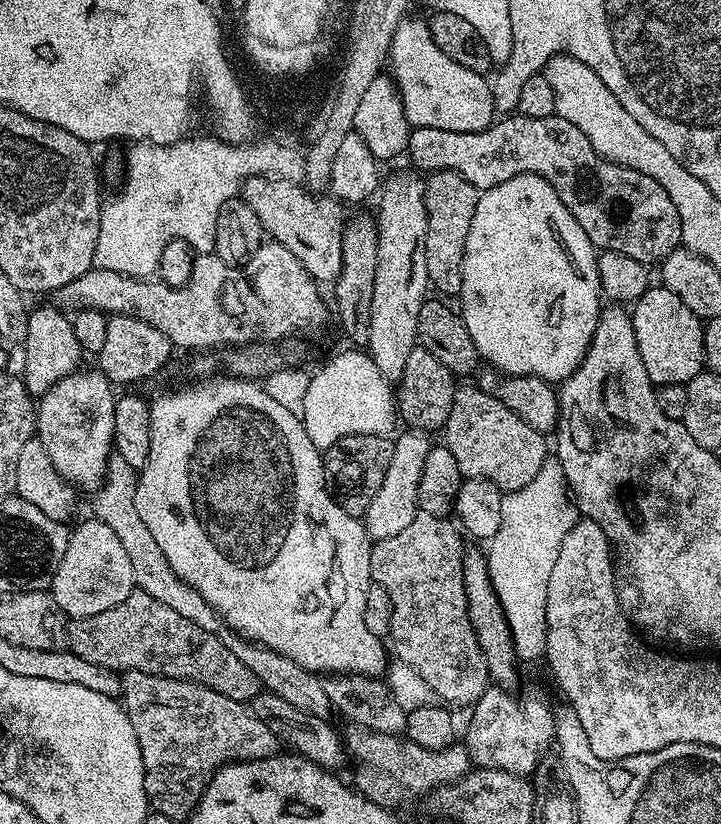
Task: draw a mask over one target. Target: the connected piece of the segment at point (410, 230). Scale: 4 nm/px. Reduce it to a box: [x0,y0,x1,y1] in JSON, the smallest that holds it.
[366,171,430,382]

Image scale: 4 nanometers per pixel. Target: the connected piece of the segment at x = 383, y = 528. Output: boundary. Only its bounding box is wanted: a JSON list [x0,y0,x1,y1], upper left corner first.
[362,430,434,541]

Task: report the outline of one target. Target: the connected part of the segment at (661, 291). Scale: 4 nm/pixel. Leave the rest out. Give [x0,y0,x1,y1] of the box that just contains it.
[630,286,705,386]

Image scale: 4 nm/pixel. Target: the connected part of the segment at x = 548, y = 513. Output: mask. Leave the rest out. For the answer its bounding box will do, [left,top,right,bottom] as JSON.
[486,458,577,661]

